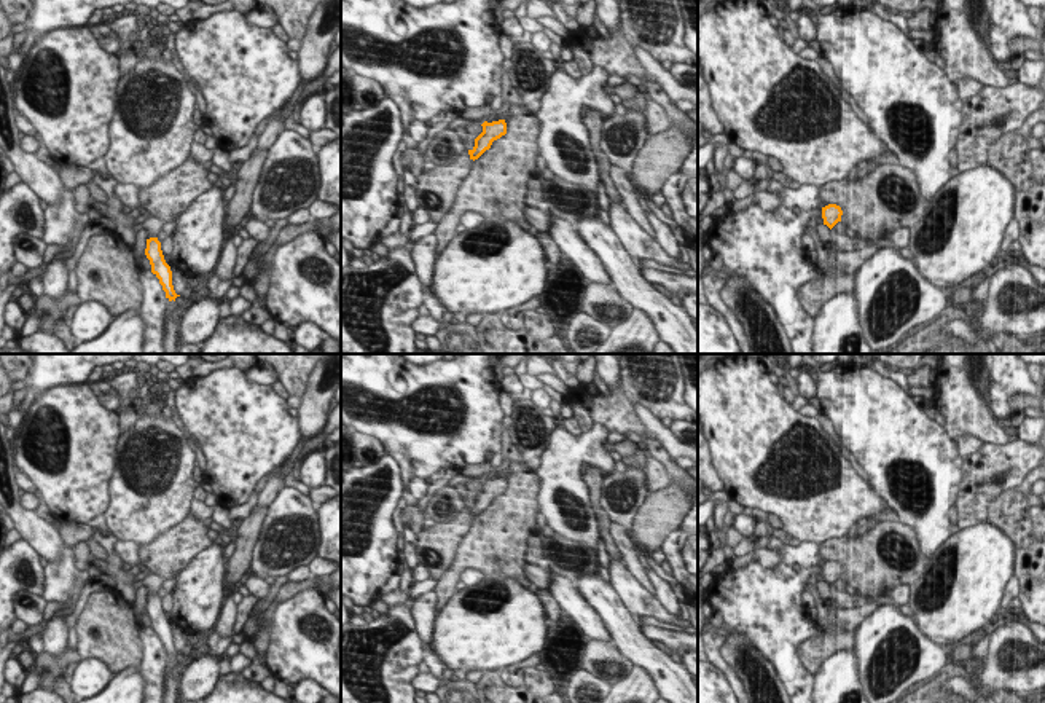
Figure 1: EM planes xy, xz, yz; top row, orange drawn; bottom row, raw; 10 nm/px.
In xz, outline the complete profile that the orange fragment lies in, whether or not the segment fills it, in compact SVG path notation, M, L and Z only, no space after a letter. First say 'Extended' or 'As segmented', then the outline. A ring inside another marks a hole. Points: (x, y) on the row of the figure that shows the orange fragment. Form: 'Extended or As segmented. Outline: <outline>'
As segmented. Outline: M505 120L483 124L483 132L475 139L475 147L468 150L470 159L478 159L486 150L491 148L492 142L500 139L507 134L507 123Z

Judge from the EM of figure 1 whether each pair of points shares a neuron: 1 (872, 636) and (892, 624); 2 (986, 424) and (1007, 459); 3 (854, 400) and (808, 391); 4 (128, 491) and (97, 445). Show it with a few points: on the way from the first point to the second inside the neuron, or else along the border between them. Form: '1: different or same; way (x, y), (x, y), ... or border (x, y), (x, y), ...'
1: same; way (876, 636), (888, 628)
2: different; border (985, 442), (1009, 443)
3: different; border (816, 386), (817, 396)
4: different; border (121, 432), (115, 445), (107, 506)

